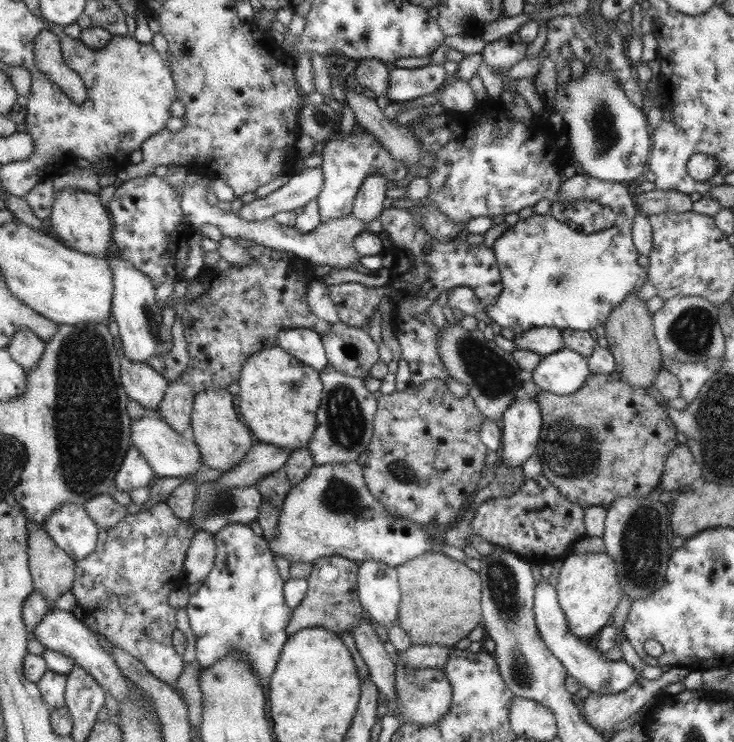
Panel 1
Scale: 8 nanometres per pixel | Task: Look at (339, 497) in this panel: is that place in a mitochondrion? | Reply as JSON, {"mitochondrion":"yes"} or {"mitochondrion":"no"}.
{"mitochondrion":"yes"}

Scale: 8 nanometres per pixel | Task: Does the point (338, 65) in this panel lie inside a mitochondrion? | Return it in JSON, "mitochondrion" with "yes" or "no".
{"mitochondrion":"no"}

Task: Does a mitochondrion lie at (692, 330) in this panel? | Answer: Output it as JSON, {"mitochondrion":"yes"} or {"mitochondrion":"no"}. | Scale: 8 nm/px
{"mitochondrion":"yes"}

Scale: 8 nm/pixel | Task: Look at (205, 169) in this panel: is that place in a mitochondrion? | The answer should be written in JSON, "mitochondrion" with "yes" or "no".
{"mitochondrion":"no"}

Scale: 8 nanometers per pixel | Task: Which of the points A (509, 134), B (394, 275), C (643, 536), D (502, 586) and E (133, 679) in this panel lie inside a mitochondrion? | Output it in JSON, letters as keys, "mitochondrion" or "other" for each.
{"A":"other","B":"other","C":"mitochondrion","D":"mitochondrion","E":"other"}

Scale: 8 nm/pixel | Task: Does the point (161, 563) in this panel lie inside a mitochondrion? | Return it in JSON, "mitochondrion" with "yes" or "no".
{"mitochondrion":"no"}

